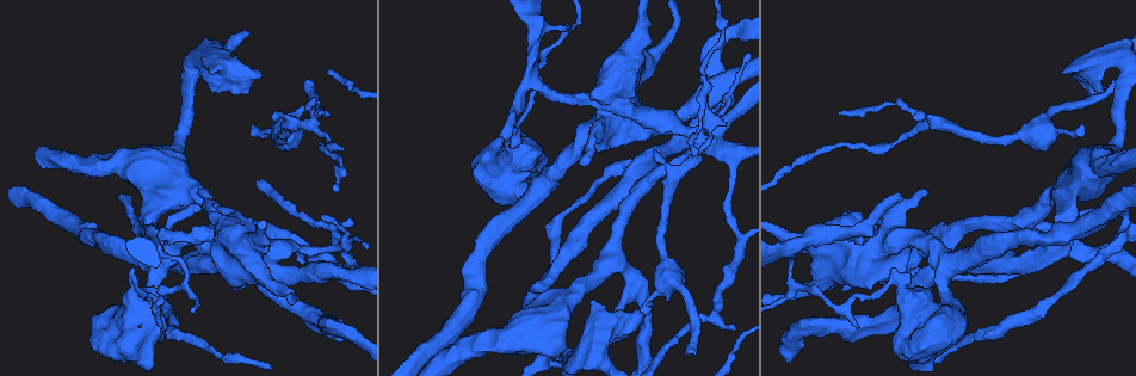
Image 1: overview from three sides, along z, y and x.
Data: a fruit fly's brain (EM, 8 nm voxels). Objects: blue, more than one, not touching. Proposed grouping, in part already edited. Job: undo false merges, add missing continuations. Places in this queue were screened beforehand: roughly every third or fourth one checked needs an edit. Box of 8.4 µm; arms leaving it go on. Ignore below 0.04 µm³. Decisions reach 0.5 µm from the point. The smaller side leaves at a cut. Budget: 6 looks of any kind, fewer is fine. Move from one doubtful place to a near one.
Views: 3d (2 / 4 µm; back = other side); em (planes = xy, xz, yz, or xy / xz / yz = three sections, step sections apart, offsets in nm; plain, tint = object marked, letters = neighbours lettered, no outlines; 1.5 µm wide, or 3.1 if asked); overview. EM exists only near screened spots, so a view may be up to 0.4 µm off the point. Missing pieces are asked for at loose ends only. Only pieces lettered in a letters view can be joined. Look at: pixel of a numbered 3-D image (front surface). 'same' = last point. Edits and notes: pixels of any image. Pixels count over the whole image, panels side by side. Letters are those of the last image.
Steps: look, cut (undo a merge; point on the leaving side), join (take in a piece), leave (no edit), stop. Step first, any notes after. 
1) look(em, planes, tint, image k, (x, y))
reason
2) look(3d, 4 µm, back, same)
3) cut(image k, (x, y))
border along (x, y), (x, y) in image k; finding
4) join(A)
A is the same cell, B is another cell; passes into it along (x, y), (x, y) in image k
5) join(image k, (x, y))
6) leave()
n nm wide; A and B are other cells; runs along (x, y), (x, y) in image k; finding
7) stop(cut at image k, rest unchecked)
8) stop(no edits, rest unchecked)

look(3d, 4 µm, back, image 1, (595, 88))

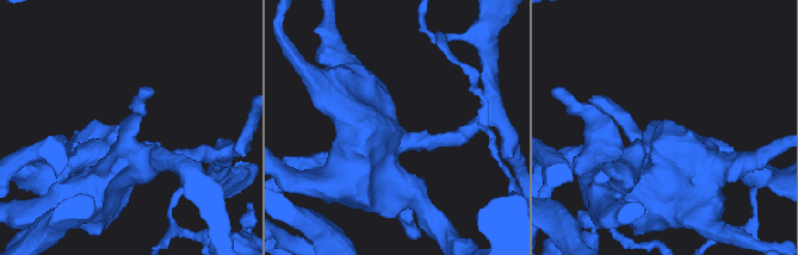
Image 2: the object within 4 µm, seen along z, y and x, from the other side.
look(em, xz, step 4, tint, image 2, (405, 131))
now the EM

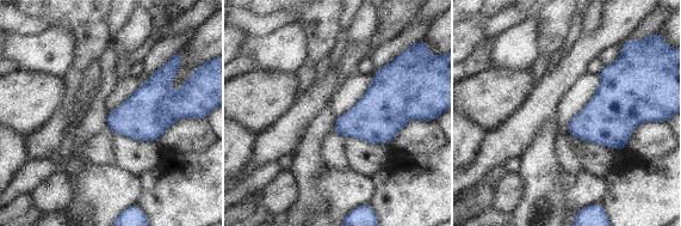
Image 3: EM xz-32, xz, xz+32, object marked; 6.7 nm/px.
look(em, planes, letters, same)
cut it another way

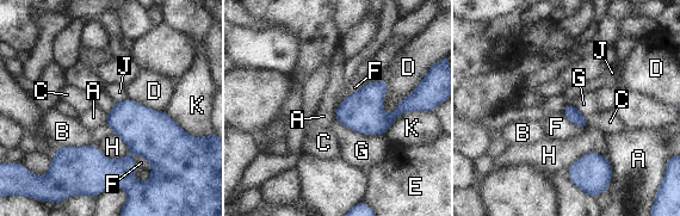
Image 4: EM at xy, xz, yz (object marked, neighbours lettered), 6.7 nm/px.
cut(image 4, (97, 173))
A, B, C, D, E, F, G, H, J and K are other cells; two cells meet here

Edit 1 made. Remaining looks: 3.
look(overview)

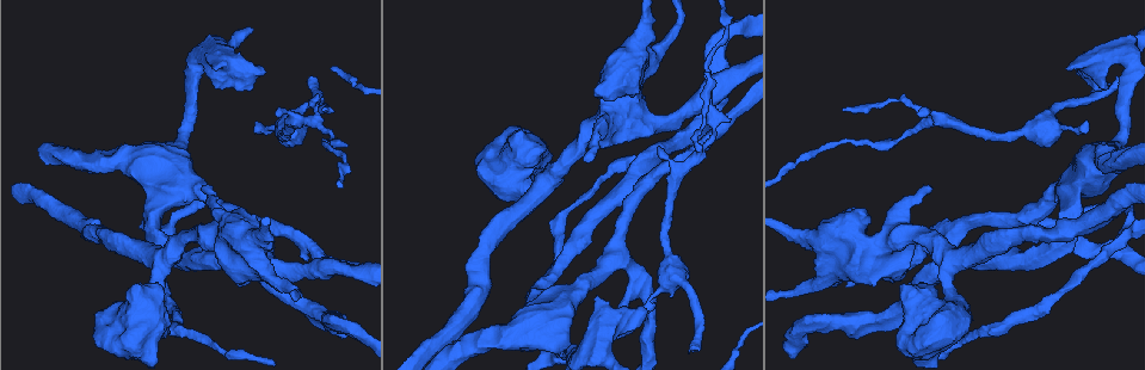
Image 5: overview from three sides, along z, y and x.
look(em, planes, letters, image 5, (896, 140))
calibre changes

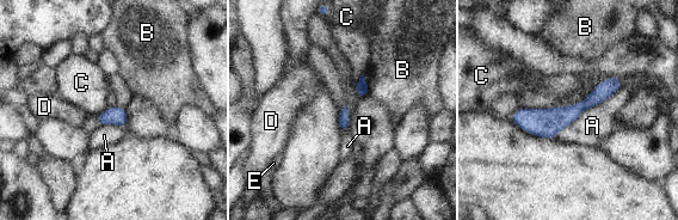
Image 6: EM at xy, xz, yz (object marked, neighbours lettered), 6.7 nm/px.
leave()
A, B, C, D and E are other cells; runs along (615, 78), (562, 117), (515, 118) in image 6; continuous, no second cell

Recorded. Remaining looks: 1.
look(em, planes, letters, image 2, (590, 234))
thick end

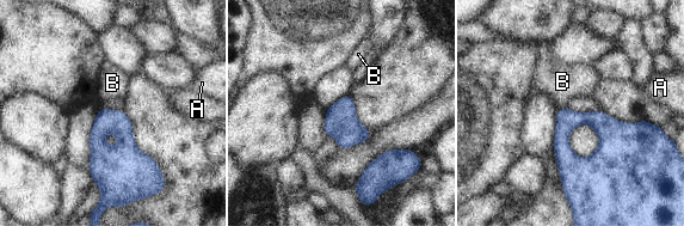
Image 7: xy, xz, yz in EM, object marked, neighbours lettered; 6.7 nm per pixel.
leave()
A and B are other cells; runs along (641, 124), (565, 184) in image 7; none of them fits

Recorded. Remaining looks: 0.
stop(cut at image 4, rest unchecked)

